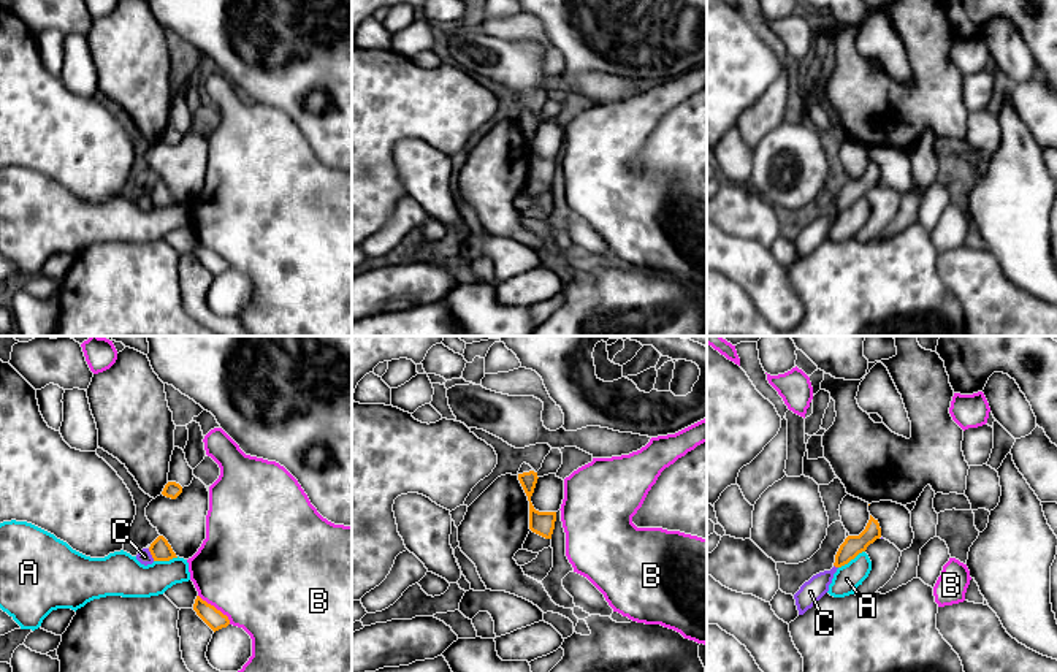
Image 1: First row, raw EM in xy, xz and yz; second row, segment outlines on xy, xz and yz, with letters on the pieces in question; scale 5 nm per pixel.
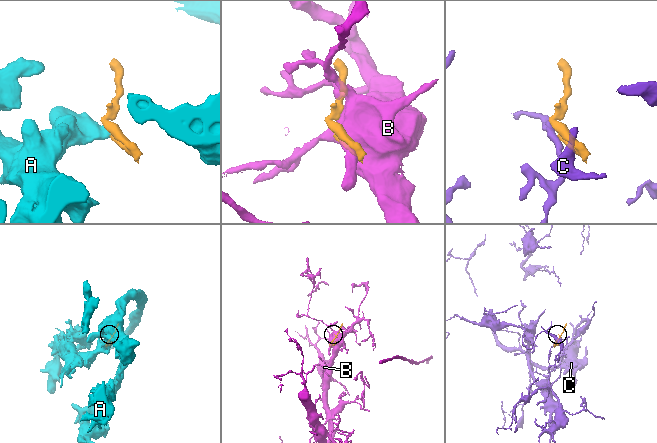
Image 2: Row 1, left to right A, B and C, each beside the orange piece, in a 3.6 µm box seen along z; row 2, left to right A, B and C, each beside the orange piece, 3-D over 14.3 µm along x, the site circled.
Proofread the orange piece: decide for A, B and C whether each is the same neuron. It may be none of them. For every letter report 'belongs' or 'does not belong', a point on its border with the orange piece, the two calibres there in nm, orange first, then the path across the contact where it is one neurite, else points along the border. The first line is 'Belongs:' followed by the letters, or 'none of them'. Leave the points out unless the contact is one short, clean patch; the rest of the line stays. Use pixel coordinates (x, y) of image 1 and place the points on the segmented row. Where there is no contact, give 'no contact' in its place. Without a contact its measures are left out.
Belongs: none of them
A: does not belong | yz (851, 558) | 100/140 nm | along yz (864, 550), (839, 568)
B: does not belong | xy (214, 607) | 100/500 nm
C: does not belong | xy (151, 553) | 110/70 nm | along xy (148, 549), (154, 560)

